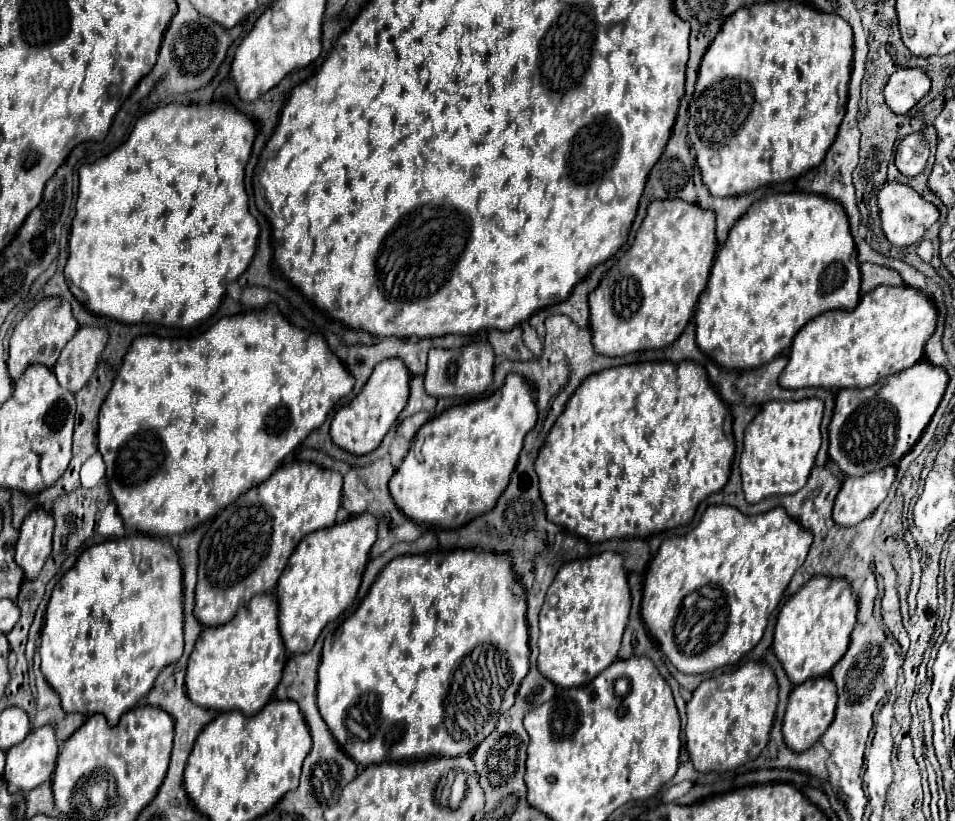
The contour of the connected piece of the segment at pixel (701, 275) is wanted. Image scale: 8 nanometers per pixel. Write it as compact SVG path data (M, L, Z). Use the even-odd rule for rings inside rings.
M653 200L633 246L589 294L595 350L605 356L671 346L691 320L717 252L713 212L681 200Z

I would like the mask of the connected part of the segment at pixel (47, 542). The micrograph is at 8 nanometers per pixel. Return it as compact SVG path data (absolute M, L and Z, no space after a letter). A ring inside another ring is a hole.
M35 508L23 520L19 530L19 540L15 546L15 562L25 572L27 580L39 576L43 564L51 554L51 538L55 530L55 520L49 510Z

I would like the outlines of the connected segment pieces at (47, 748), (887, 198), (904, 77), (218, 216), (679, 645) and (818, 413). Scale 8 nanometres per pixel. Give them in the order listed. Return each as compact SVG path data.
M35 728L23 742L7 750L7 766L3 778L13 792L29 792L31 788L37 788L51 778L57 754L59 748L53 728Z
M885 182L877 194L877 204L881 212L881 230L885 238L899 248L917 244L939 218L939 210L931 202L923 200L911 186L901 182Z
M919 68L897 70L885 86L885 102L895 114L907 114L931 88L931 80Z
M215 100L209 104L167 104L163 108L157 108L145 116L141 116L135 122L135 128L131 130L129 138L116 149L93 162L79 168L79 198L77 198L77 214L71 224L71 240L69 240L69 260L65 266L65 280L73 296L91 312L109 316L123 324L137 324L137 322L153 322L163 326L177 326L177 328L189 328L195 326L197 320L209 318L221 304L221 298L225 296L227 284L237 280L245 268L249 266L255 248L257 248L257 236L259 236L259 224L249 214L247 206L247 192L243 186L245 166L251 156L253 140L257 138L257 126L243 114L239 114L229 102Z
M709 506L689 534L667 538L649 564L641 602L641 618L649 634L679 672L699 674L735 664L759 644L769 616L779 606L793 572L805 562L811 542L813 534L783 508L745 516L733 506Z
M805 398L799 402L767 402L761 408L761 412L745 428L745 448L741 454L743 492L749 504L757 504L763 498L777 496L777 494L779 496L795 494L805 486L821 446L821 432L819 432L821 420L823 420L823 402L819 398Z

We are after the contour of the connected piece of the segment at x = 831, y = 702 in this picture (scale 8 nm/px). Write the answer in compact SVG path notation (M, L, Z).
M829 676L813 678L813 680L807 680L807 682L795 686L789 694L787 712L783 718L785 744L795 752L805 752L807 748L811 748L825 734L829 724L833 722L835 704L837 704L837 692L835 692L835 684Z

